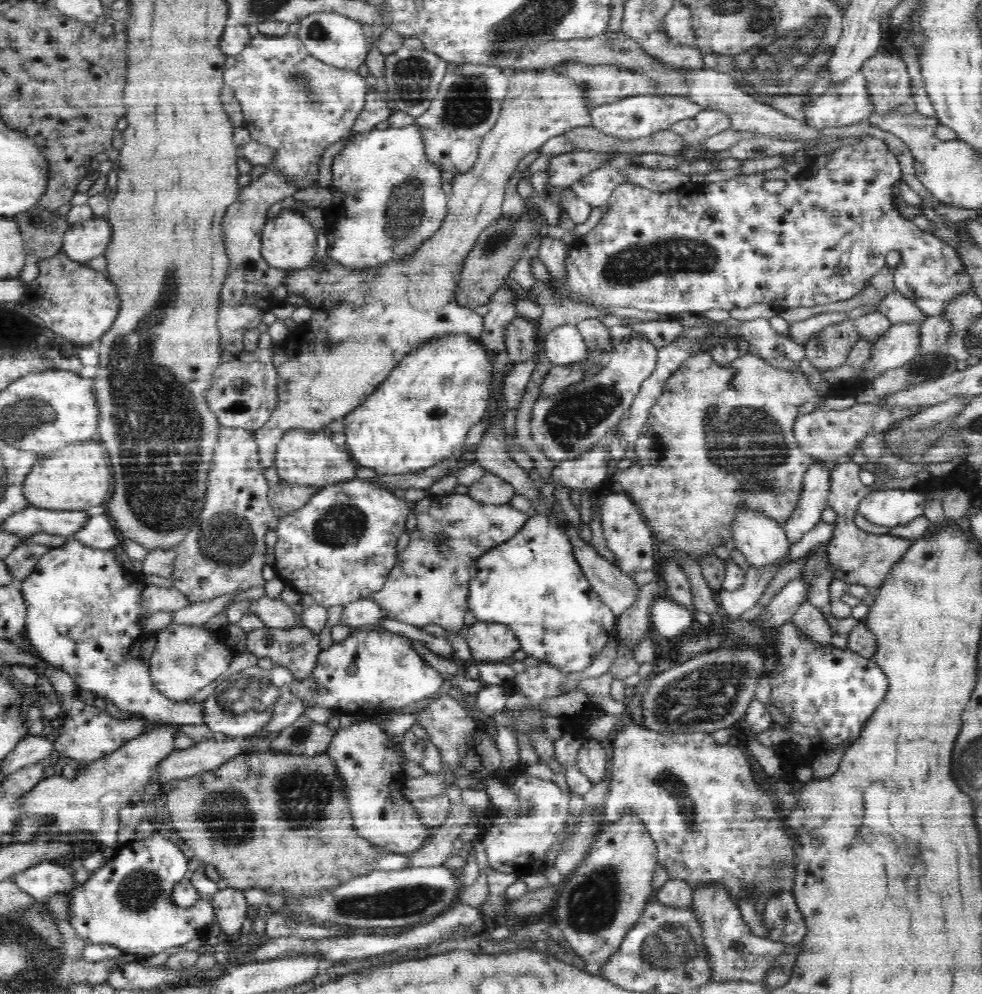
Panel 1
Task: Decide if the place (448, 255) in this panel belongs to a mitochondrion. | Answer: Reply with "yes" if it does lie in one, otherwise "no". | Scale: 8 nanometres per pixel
no

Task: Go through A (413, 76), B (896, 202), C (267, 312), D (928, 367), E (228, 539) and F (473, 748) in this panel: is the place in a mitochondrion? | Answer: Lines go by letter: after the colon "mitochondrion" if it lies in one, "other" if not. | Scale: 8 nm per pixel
A: mitochondrion
B: other
C: other
D: mitochondrion
E: mitochondrion
F: other

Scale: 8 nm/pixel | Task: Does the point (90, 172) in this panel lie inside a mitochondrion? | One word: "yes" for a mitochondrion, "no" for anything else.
no

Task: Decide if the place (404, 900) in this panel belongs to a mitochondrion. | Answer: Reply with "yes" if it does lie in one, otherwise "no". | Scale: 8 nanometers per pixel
yes

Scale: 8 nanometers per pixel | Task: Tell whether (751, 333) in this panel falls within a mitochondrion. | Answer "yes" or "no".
yes

